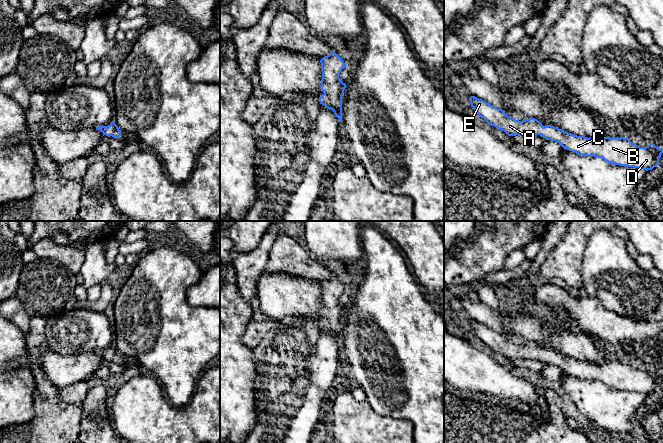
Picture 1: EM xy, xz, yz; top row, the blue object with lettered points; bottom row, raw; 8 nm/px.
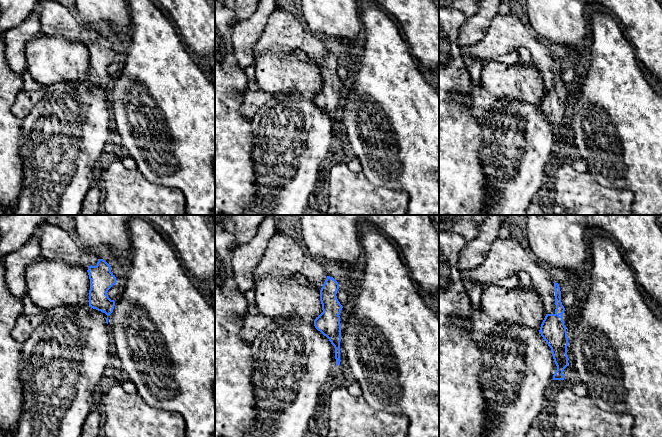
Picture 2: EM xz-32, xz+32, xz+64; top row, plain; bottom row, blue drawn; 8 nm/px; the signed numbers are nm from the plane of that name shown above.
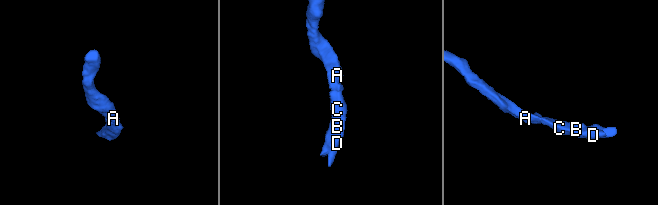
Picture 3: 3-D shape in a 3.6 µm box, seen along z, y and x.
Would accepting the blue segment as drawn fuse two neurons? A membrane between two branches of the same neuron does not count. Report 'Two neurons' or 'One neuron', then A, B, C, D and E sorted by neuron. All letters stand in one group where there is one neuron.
One neuron. Groups: A B C D E

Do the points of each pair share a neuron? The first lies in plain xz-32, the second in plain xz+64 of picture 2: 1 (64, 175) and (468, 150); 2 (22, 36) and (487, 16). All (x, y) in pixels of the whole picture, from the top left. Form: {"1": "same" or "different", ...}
{"1": "different", "2": "same"}

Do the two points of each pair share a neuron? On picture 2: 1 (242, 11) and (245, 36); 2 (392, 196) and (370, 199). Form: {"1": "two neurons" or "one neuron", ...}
{"1": "two neurons", "2": "one neuron"}

